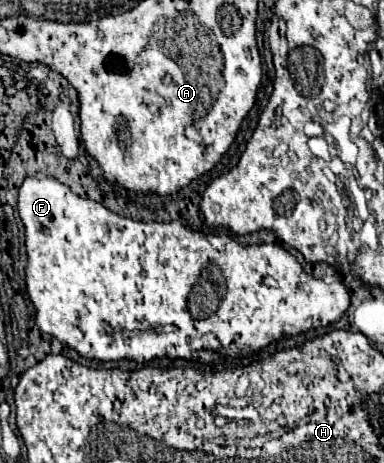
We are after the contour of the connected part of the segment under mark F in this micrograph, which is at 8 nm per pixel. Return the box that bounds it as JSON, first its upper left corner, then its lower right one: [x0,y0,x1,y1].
[18,176,350,362]

